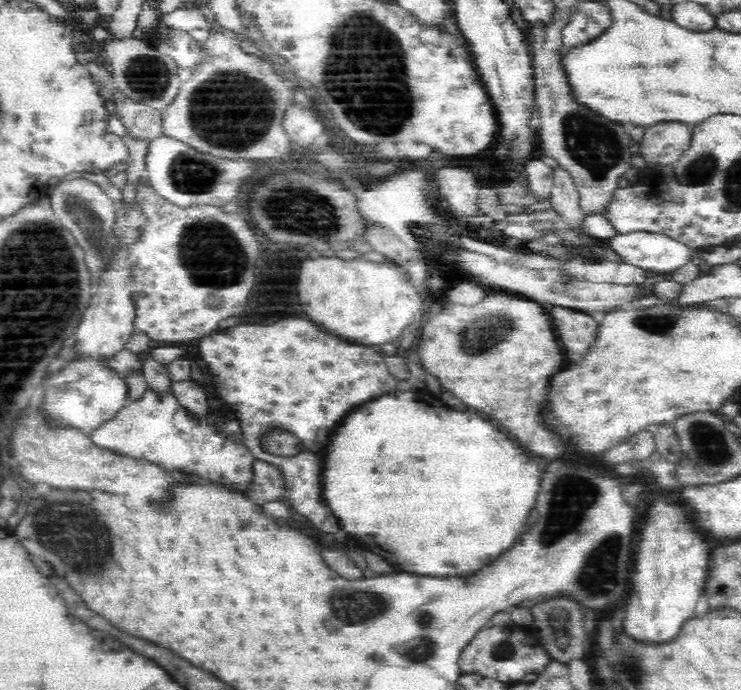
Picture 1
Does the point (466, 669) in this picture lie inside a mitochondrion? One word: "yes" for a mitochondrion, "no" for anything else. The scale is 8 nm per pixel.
no

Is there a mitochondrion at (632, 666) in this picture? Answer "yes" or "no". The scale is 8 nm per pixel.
yes

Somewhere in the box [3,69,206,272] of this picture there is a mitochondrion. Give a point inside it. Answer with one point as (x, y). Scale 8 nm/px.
(90, 223)

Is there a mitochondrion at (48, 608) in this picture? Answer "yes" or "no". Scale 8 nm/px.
no

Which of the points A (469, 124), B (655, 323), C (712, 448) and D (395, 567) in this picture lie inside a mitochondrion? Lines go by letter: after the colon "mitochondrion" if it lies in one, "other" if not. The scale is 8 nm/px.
A: other
B: mitochondrion
C: mitochondrion
D: other

